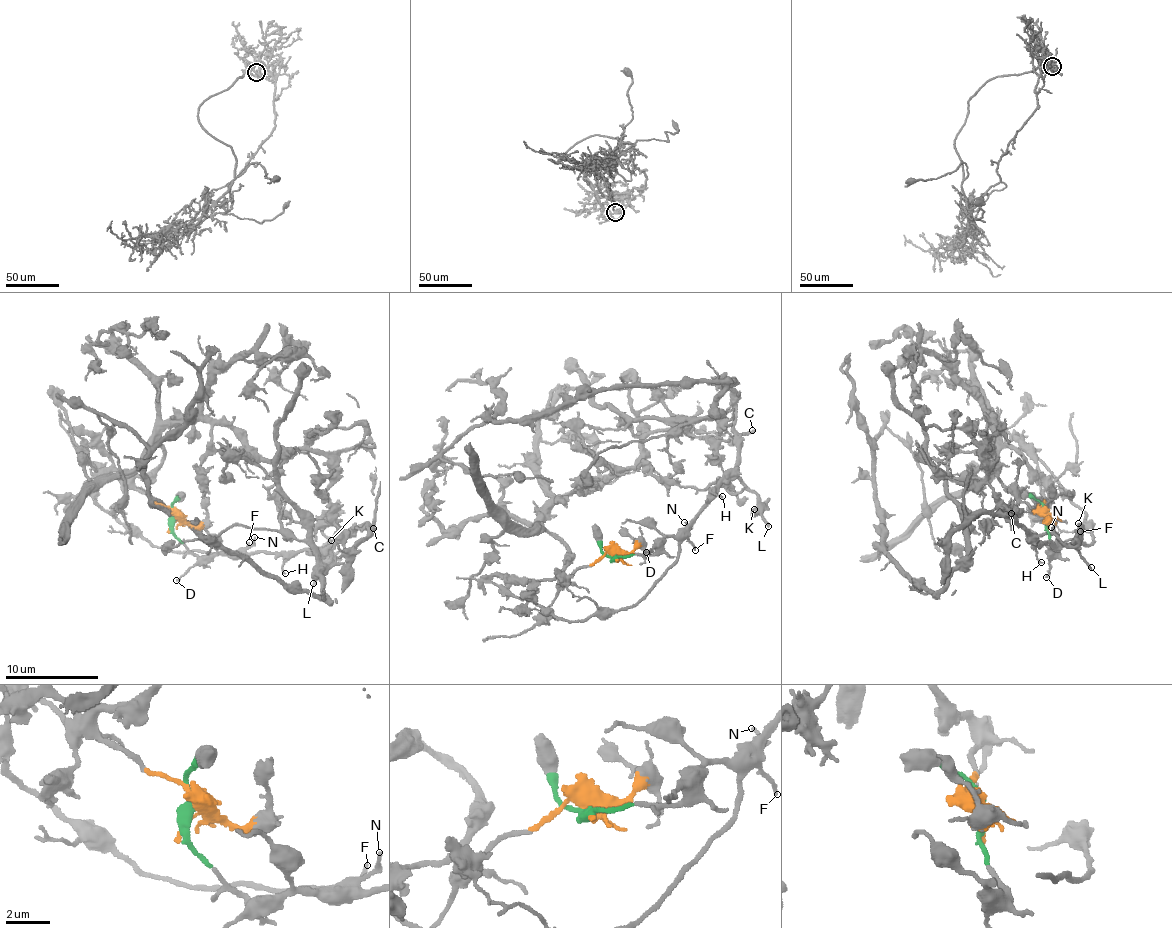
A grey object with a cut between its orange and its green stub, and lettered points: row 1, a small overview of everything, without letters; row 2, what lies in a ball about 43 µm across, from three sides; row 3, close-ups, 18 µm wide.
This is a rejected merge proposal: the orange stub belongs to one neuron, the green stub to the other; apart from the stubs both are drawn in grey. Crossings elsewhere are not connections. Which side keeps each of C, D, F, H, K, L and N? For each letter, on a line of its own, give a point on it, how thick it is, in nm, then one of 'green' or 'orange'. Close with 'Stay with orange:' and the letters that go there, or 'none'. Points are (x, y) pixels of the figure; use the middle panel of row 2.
C: at (752, 430); 240 nm thick; green
D: at (646, 552); 160 nm thick; green
F: at (695, 550); 130 nm thick; green
H: at (722, 496); 140 nm thick; green
K: at (754, 509); 460 nm thick; green
L: at (768, 526); 200 nm thick; green
N: at (684, 522); 130 nm thick; green
Stay with orange: none

